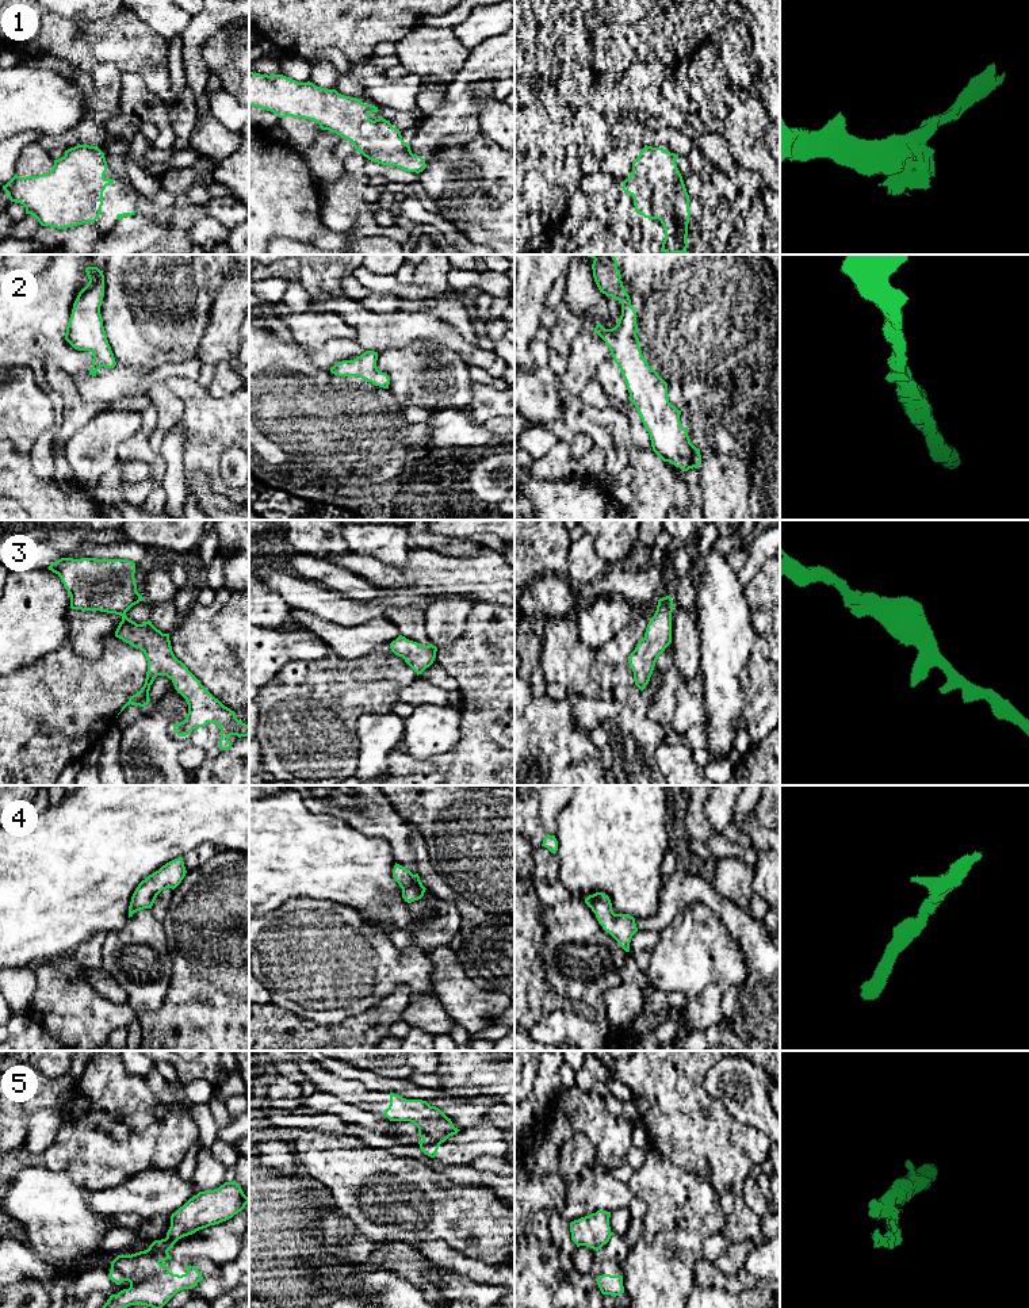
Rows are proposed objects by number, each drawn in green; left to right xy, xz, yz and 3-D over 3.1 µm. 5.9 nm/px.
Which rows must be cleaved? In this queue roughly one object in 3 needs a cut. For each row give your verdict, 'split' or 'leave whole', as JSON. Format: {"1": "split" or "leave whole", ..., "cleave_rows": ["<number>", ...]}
{"1": "leave whole", "2": "leave whole", "3": "leave whole", "4": "leave whole", "5": "split", "cleave_rows": ["5"]}

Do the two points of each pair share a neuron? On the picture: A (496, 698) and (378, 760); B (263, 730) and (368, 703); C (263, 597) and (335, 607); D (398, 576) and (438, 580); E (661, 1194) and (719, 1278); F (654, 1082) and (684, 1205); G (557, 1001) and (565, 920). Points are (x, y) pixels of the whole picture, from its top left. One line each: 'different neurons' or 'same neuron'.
A: different neurons
B: same neuron
C: different neurons
D: same neuron
E: different neurons
F: different neurons
G: different neurons

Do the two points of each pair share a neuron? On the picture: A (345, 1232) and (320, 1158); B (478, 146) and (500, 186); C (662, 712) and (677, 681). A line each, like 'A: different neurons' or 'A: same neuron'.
A: different neurons
B: same neuron
C: same neuron

